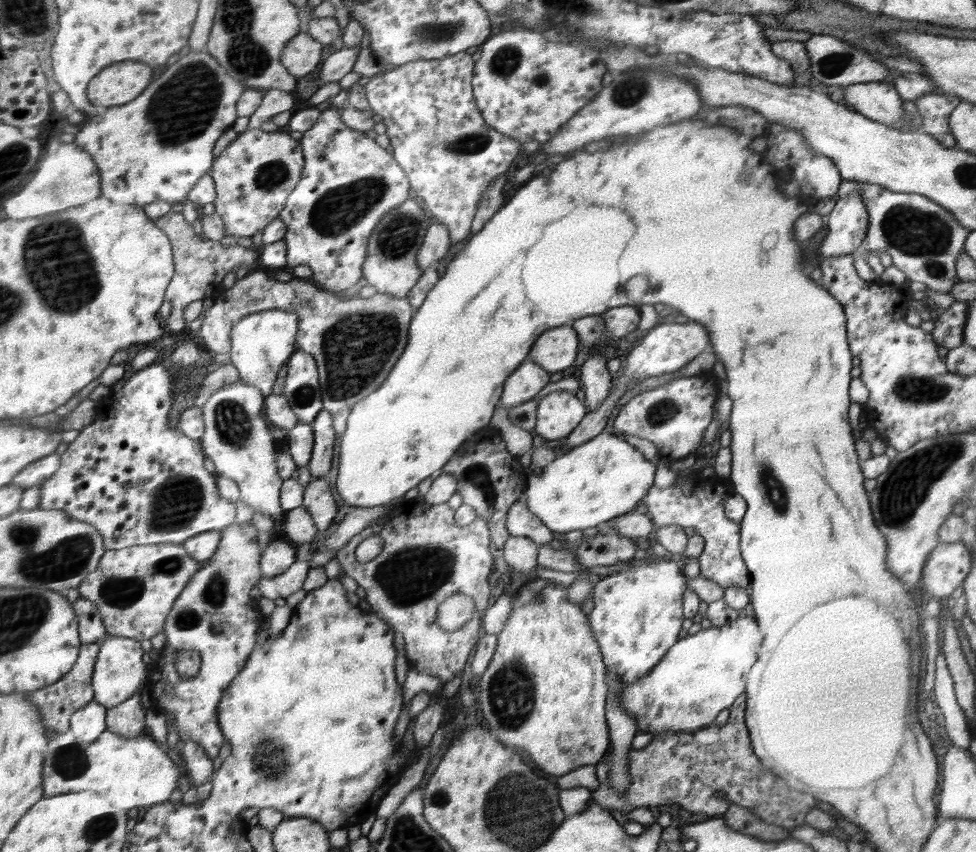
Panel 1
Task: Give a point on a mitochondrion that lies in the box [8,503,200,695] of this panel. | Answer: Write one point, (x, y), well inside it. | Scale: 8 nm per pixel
(71, 554)

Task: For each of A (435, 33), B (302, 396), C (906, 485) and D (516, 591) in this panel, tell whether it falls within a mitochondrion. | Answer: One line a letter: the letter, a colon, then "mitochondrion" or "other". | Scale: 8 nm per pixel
A: mitochondrion
B: mitochondrion
C: mitochondrion
D: other

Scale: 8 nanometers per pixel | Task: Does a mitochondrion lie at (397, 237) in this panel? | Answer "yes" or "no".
yes

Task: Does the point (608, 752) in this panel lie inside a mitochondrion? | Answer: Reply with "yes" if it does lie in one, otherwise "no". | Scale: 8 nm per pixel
no

